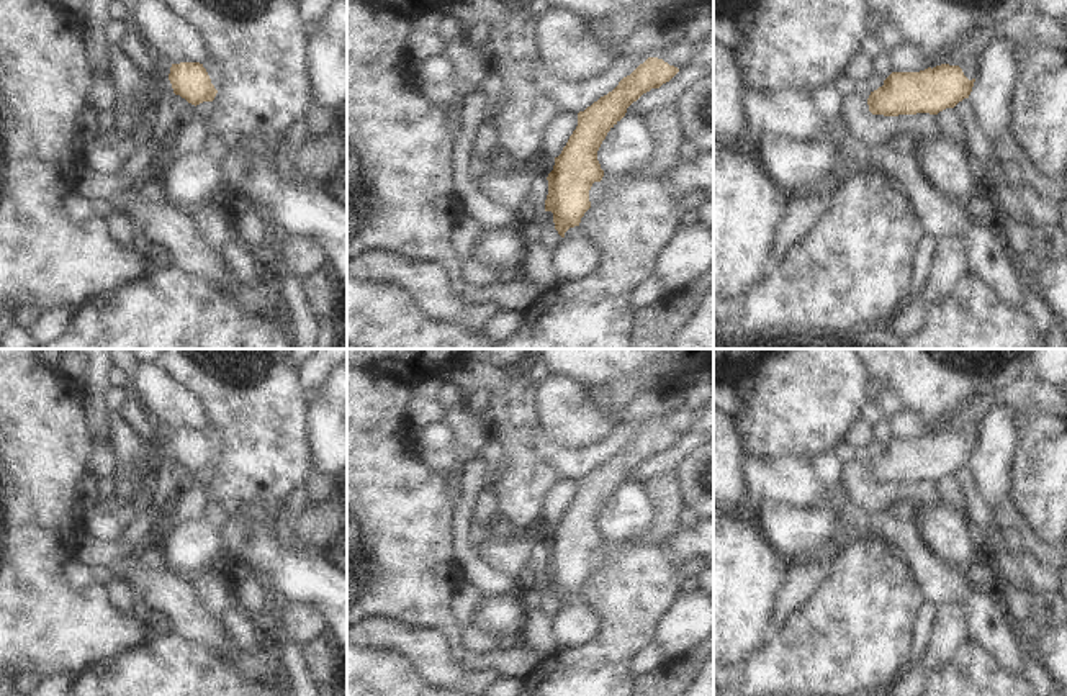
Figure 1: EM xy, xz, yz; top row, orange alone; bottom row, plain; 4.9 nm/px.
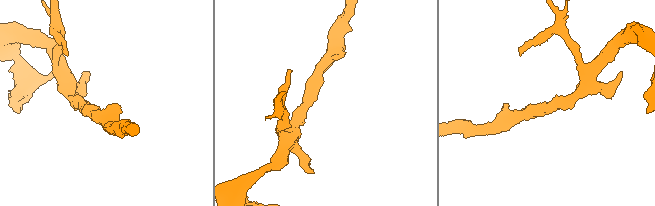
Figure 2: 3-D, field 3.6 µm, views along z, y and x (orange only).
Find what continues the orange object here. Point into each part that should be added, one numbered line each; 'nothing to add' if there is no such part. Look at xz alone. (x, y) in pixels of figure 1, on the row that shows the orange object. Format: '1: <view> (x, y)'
nothing to add

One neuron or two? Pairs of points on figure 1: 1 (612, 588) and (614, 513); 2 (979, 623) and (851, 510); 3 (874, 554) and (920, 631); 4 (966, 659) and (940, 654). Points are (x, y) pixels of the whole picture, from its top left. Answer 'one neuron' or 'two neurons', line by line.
1: two neurons
2: one neuron
3: two neurons
4: two neurons

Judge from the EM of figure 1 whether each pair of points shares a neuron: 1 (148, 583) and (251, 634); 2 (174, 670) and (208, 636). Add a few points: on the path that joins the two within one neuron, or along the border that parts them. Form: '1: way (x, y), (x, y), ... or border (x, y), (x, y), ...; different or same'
1: border (220, 619), (229, 641), (243, 652); different
2: border (172, 631), (203, 644), (233, 664); different

